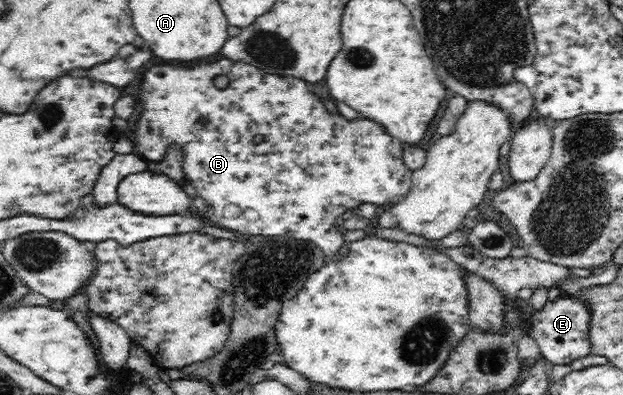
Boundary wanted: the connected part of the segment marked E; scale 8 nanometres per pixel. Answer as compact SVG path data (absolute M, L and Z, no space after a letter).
M558 298L554 302L548 300L530 316L528 324L528 336L536 340L542 357L554 365L569 365L591 354L591 312L582 298Z

